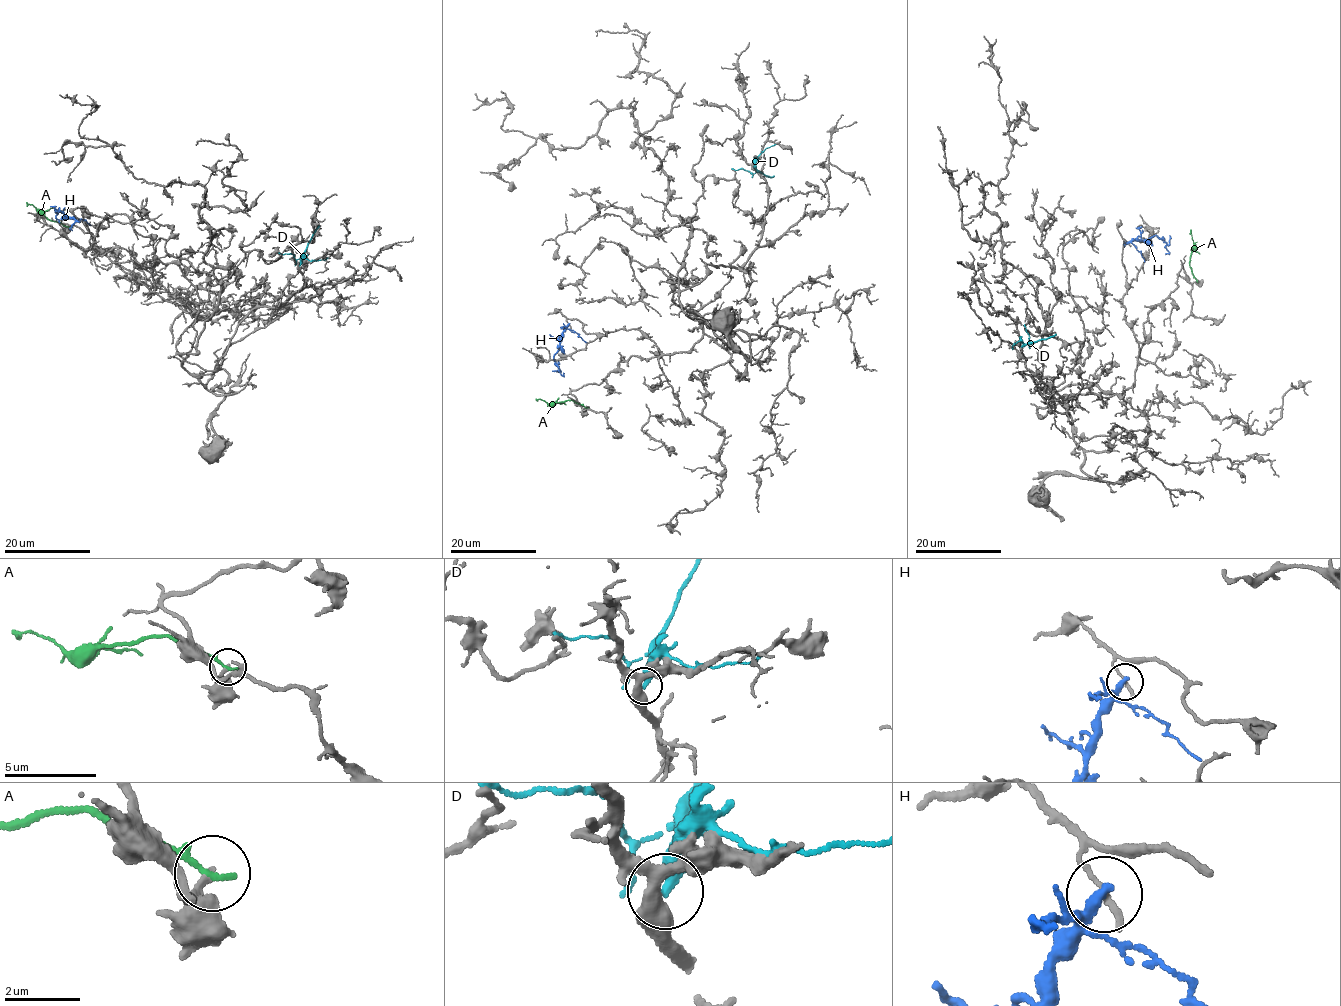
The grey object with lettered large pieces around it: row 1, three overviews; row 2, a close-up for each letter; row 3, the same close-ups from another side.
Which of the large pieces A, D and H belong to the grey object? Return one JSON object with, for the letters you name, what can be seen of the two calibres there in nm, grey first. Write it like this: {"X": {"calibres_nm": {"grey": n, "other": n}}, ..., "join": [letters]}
{"join": []}

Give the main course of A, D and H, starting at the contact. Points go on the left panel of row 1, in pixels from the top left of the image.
A: (70, 228), (49, 220), (26, 202)
D: (300, 265), (319, 225)
H: (79, 221), (55, 211), (60, 222)

